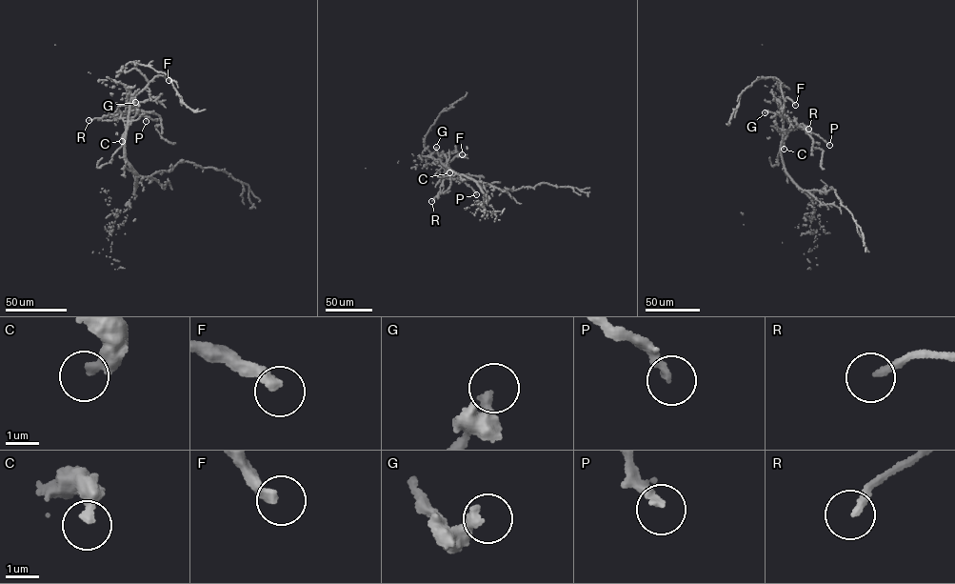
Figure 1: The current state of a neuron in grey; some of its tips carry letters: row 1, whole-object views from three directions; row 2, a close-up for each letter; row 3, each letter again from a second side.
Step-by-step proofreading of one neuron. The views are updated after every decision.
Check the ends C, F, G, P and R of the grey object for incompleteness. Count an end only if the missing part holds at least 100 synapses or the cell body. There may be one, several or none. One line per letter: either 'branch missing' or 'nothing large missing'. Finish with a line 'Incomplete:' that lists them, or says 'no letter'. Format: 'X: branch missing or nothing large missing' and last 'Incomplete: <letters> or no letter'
C: nothing large missing
F: branch missing
G: nothing large missing
P: nothing large missing
R: nothing large missing
Incomplete: F

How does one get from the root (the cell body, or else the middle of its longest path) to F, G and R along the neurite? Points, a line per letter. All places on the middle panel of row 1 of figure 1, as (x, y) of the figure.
F: (453, 171), (441, 163), (441, 159), (449, 151), (462, 154)
G: (453, 171), (440, 163), (436, 147)
R: (453, 171), (446, 167), (440, 191), (431, 201)

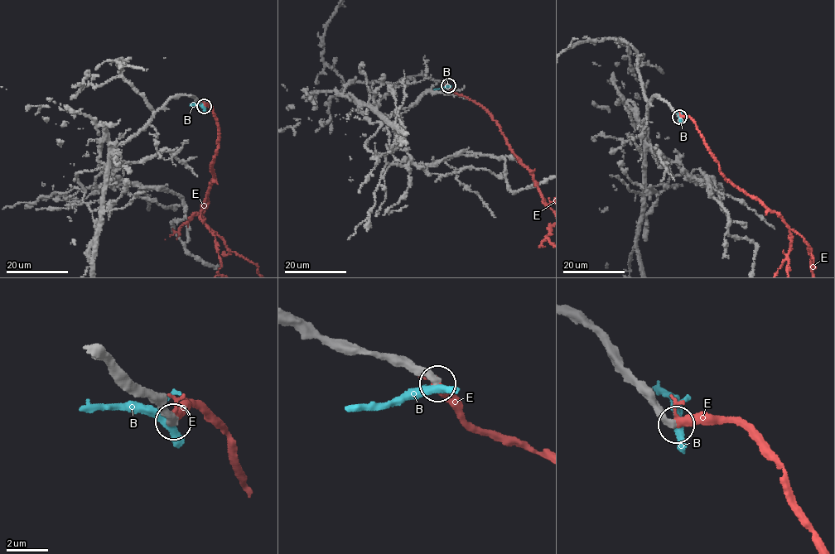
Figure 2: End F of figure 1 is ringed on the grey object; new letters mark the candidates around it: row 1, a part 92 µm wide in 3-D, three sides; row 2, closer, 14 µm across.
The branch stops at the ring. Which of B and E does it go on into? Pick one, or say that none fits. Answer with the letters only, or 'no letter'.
E

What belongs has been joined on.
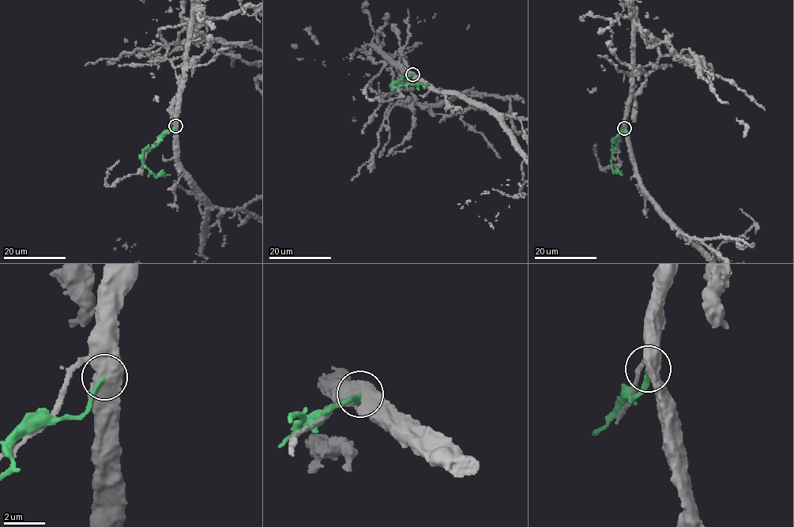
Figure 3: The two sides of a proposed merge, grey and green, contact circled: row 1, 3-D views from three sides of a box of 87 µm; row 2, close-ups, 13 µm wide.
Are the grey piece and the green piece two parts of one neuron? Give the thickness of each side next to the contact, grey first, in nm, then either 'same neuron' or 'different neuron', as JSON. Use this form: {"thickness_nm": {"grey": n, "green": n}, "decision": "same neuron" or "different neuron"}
{"thickness_nm": {"grey": 650, "green": 190}, "decision": "different neuron"}

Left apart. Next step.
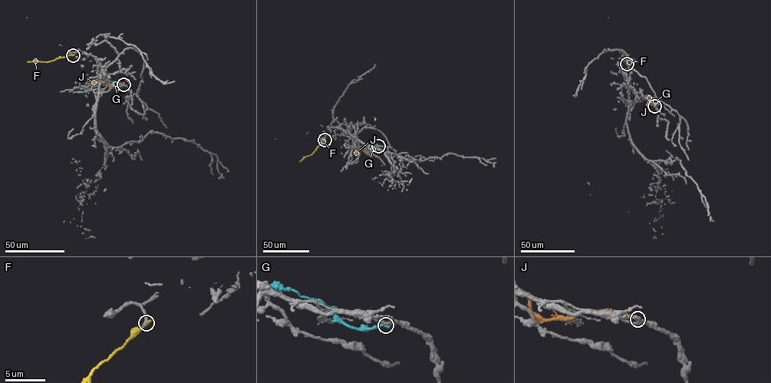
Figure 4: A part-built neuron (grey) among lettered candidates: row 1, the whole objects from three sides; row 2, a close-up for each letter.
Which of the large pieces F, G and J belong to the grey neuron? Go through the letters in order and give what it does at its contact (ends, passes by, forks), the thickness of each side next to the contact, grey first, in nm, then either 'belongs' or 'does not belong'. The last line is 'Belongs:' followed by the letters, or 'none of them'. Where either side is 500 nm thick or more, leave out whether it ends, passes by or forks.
F: it ends; calibres 300 and 260 nm; does not belong
G: it ends; calibres 320 and 280 nm; does not belong
J: it ends; calibres 340 and 260 nm; does not belong
Belongs: none of them

